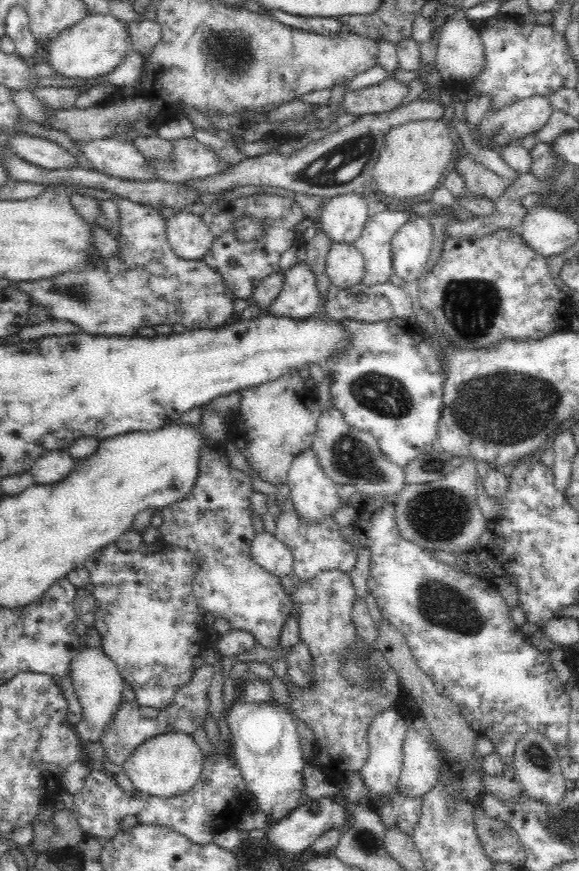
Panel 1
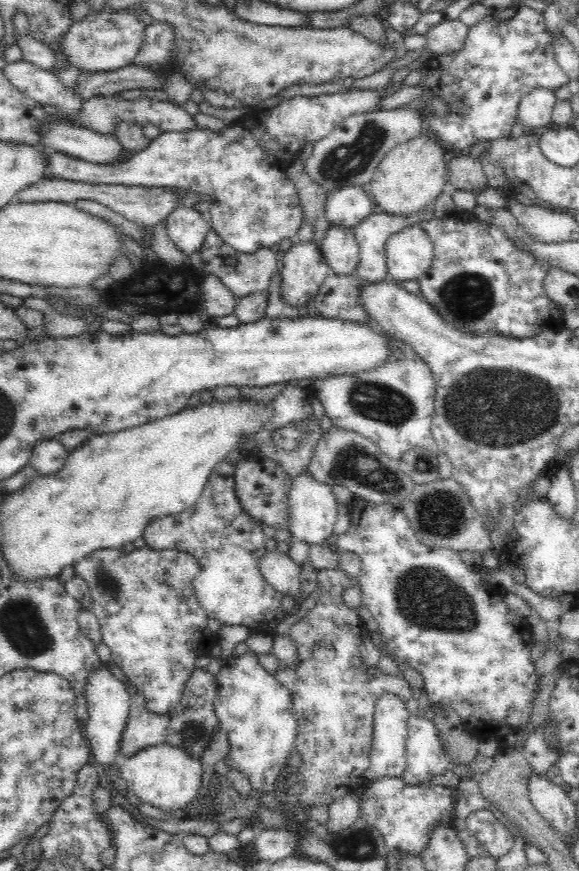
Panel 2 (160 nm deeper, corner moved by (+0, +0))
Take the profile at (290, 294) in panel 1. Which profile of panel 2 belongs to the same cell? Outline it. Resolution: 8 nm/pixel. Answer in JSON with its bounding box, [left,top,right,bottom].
[281,239,332,306]

